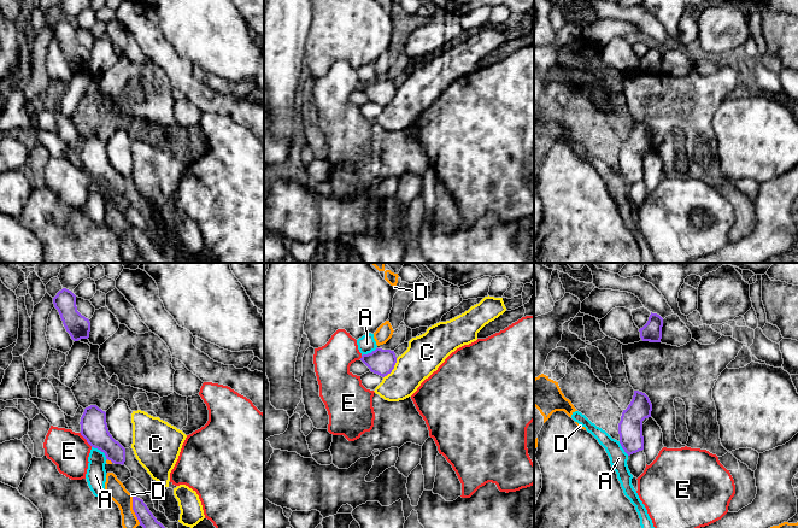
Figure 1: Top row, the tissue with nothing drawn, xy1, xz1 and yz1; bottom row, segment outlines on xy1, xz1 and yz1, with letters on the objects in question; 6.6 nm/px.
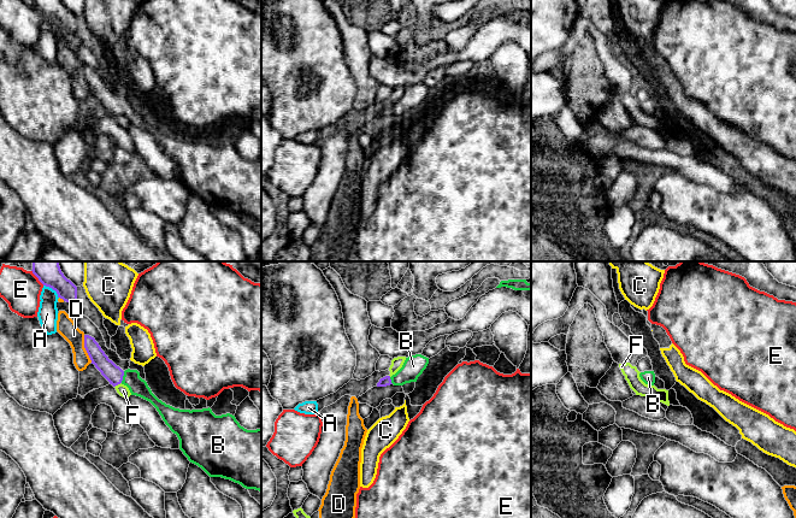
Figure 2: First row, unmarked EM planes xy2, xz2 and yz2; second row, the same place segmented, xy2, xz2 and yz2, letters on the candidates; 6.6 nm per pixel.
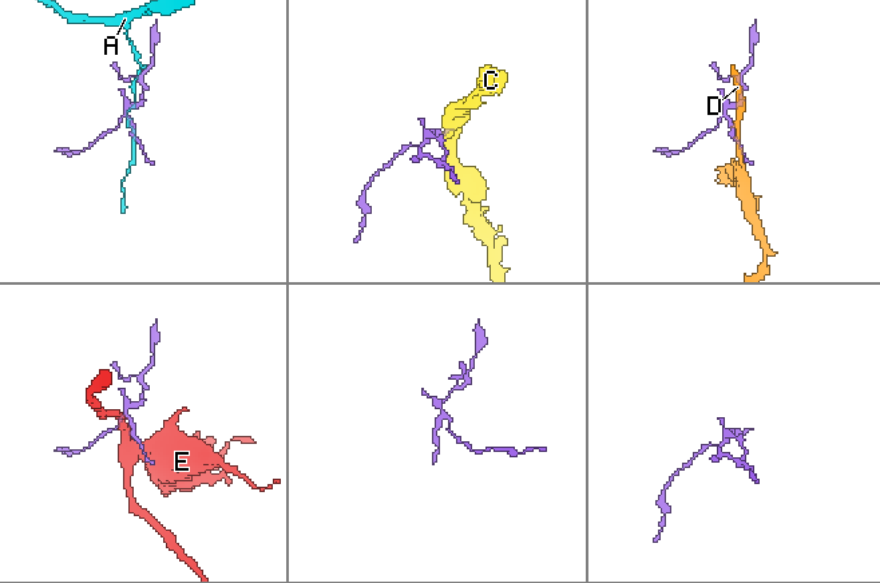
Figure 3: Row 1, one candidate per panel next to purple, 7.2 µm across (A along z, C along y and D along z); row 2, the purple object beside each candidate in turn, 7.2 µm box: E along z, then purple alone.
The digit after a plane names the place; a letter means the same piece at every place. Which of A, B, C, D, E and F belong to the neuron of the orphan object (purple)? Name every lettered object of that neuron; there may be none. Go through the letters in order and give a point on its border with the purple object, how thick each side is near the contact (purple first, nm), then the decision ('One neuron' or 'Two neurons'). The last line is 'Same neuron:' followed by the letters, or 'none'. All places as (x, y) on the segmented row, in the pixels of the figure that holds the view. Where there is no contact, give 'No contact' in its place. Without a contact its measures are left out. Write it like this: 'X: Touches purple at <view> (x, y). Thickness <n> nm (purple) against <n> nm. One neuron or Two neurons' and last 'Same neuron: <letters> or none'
A: Touches purple at xy1 (101, 451). Thickness 180 nm (purple) against 130 nm. Two neurons
B: Touches purple at xy2 (122, 377). Thickness 120 nm (purple) against 120 nm. One neuron
C: Touches purple at xz1 (393, 368). Thickness 170 nm (purple) against 240 nm. Two neurons
D: Touches purple at xy1 (133, 509). Thickness 110 nm (purple) against 120 nm. Two neurons
E: Touches purple at xy1 (84, 438). Thickness 180 nm (purple) against 260 nm. Two neurons
F: Touches purple at xy2 (117, 384). Thickness 120 nm (purple) against 80 nm. Two neurons
Same neuron: B

